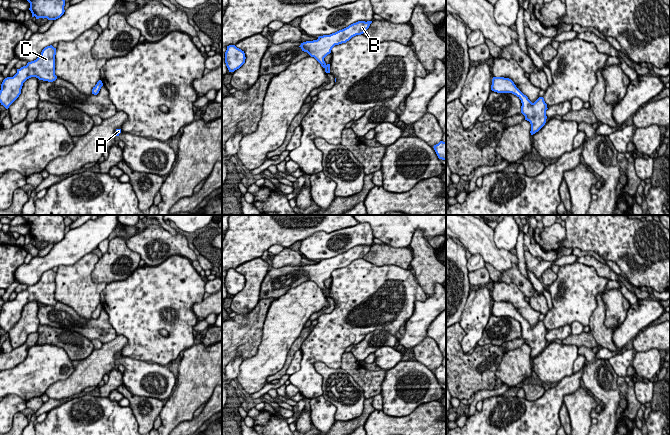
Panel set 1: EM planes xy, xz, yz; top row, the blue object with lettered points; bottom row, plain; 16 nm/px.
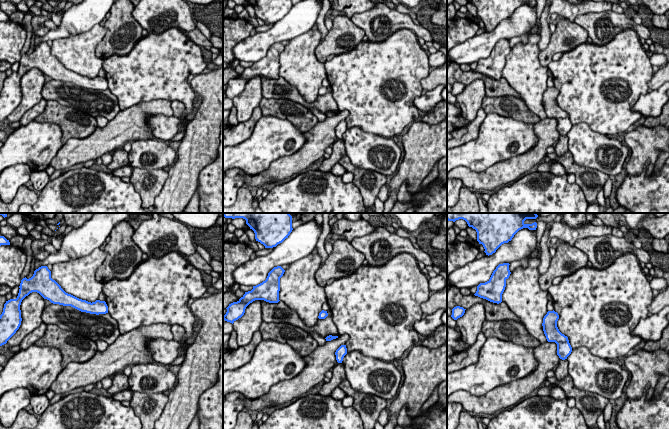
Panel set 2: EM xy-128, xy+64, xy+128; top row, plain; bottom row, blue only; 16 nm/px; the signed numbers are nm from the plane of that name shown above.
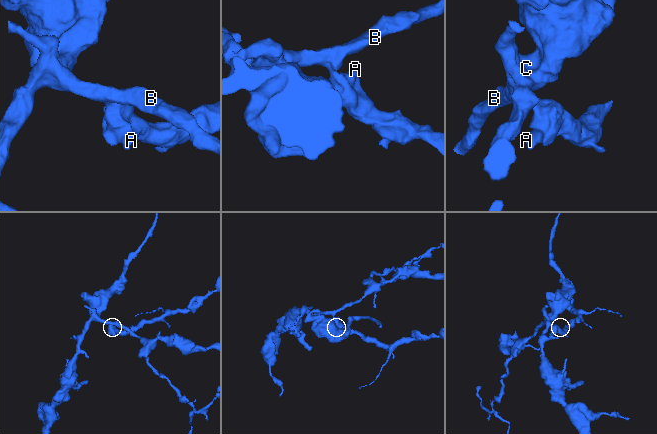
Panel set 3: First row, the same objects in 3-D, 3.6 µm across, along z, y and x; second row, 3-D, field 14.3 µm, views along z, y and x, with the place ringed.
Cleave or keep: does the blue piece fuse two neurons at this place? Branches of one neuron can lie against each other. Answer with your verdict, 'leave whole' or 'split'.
split

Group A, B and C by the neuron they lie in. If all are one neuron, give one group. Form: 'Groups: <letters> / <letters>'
Groups: A / B C

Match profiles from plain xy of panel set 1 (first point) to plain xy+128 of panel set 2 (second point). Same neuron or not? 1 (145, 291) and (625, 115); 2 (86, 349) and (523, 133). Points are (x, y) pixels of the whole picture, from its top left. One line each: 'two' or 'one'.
1: one
2: two

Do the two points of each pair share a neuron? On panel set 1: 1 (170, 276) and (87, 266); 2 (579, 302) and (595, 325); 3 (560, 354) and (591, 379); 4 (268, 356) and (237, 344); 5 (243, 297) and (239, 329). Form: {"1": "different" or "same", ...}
{"1": "different", "2": "different", "3": "different", "4": "different", "5": "different"}

